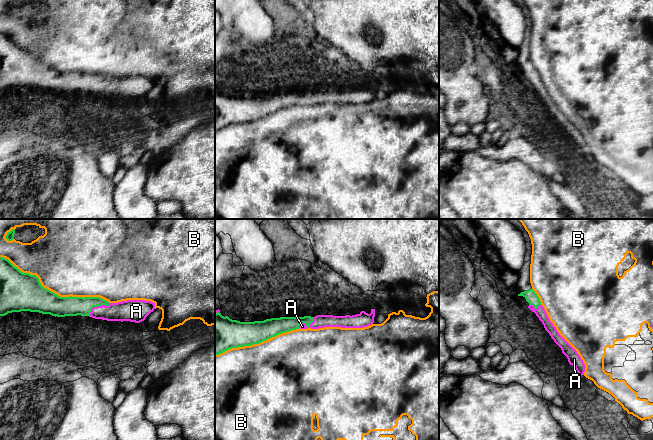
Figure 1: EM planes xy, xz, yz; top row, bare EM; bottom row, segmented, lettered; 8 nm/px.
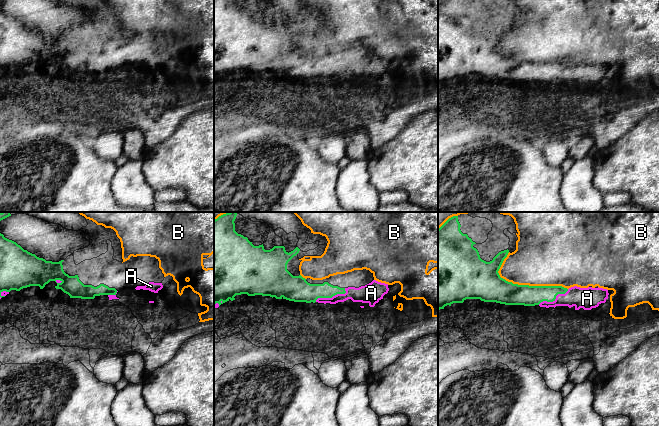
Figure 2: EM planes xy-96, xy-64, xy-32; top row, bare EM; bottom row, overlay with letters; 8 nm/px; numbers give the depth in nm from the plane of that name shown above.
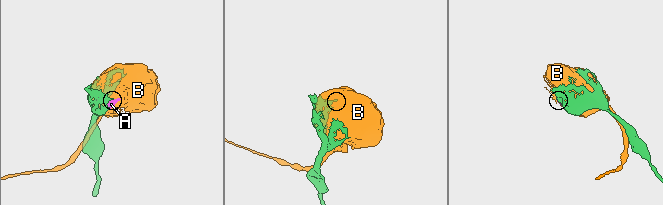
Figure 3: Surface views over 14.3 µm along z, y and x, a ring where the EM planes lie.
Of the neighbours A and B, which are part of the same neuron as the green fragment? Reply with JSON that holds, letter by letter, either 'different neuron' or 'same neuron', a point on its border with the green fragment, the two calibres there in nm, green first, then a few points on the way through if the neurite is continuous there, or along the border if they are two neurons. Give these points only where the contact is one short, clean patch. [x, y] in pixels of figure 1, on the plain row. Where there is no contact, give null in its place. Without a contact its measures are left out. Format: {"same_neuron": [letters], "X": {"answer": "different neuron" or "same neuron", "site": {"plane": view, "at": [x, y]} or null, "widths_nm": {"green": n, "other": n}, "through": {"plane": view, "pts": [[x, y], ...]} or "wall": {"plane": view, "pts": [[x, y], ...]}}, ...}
{"same_neuron": ["A"], "A": {"answer": "same neuron", "site": {"plane": "xy", "at": [97, 81]}, "widths_nm": {"green": 160, "other": 160}}, "B": {"answer": "different neuron", "site": {"plane": "xy", "at": [53, 68]}, "widths_nm": {"green": 300, "other": 500}}}

